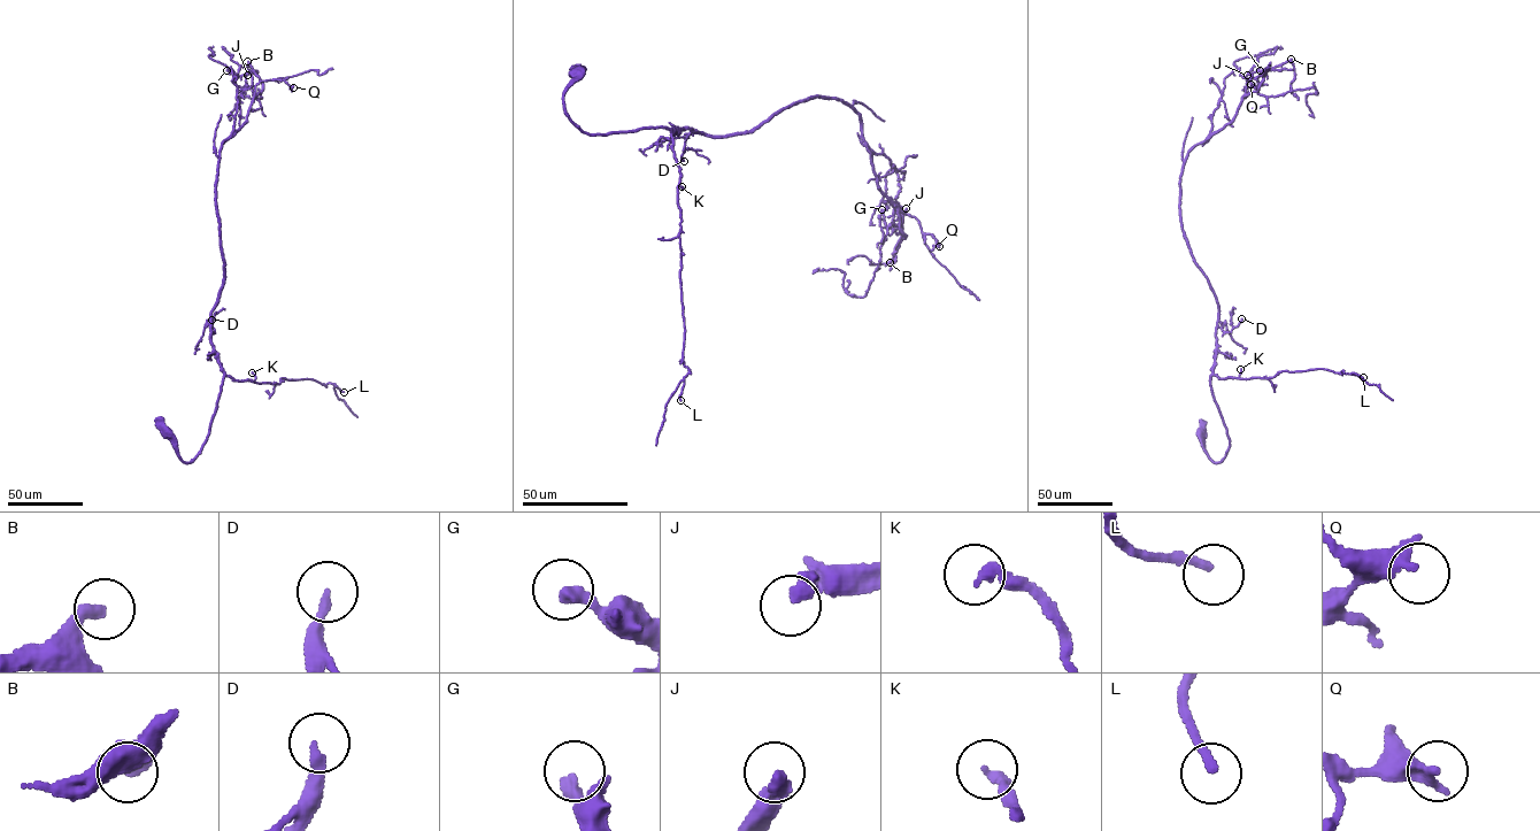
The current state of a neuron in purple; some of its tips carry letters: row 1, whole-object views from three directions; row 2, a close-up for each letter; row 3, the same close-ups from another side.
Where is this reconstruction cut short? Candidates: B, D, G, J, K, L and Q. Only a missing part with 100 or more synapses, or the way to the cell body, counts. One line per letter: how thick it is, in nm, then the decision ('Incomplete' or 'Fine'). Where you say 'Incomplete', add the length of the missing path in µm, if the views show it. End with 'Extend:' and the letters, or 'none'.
B: Thickness 280 nm. Incomplete. Missing length about 50 µm
D: Thickness 240 nm. Fine
G: Thickness 320 nm. Fine
J: Thickness 360 nm. Incomplete. Missing length about 110 µm
K: Thickness 260 nm. Fine
L: Thickness 220 nm. Fine
Q: Thickness 280 nm. Fine
Extend: B, J

